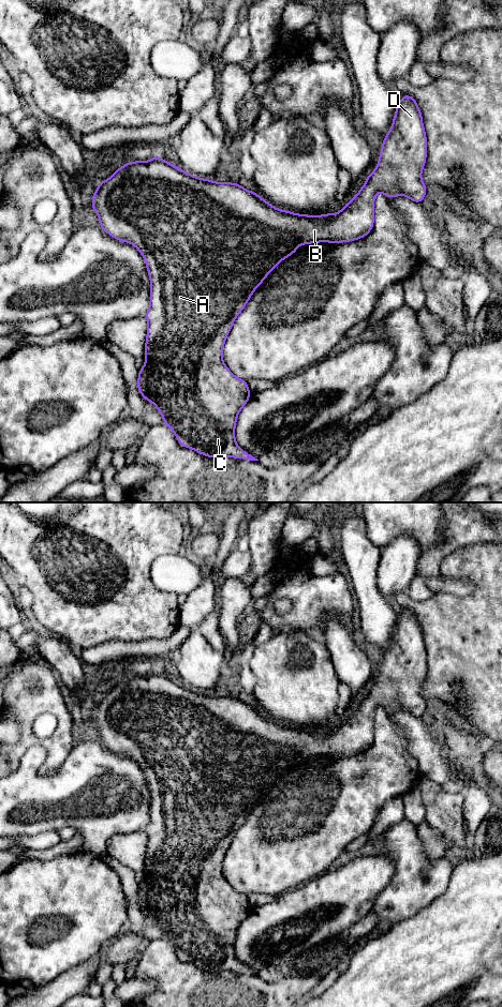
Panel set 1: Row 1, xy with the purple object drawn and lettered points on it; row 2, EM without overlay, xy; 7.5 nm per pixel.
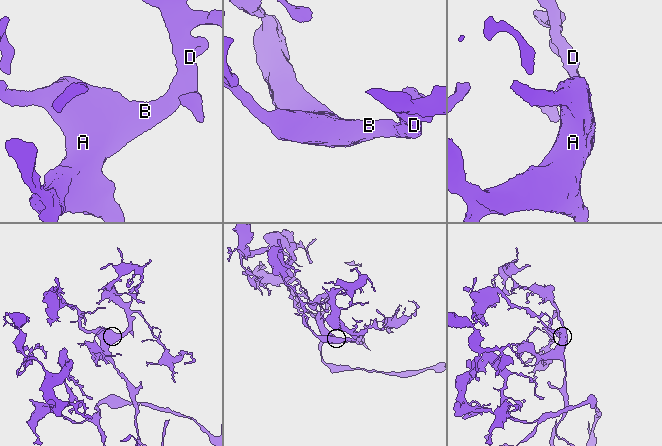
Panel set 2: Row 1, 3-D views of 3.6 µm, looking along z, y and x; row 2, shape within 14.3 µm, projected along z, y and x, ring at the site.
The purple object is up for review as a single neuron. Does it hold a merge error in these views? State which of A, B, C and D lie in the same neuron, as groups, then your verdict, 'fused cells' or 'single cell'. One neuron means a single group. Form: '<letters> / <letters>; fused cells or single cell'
A B C D; single cell

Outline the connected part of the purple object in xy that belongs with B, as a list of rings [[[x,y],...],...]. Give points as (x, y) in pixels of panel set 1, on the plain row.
[[[403,608],[402,613],[397,616],[396,627],[393,633],[392,642],[384,650],[383,660],[378,675],[376,682],[366,690],[366,697],[360,702],[359,706],[352,715],[350,715],[339,726],[331,728],[330,726],[322,730],[297,728],[287,724],[277,723],[268,716],[264,715],[257,707],[248,705],[239,697],[232,696],[213,696],[211,693],[202,693],[181,682],[167,677],[164,673],[156,670],[151,674],[139,676],[124,677],[121,682],[105,695],[98,696],[98,702],[91,711],[92,725],[98,727],[100,734],[100,742],[110,749],[118,755],[133,758],[143,769],[147,780],[147,786],[150,792],[150,816],[149,824],[145,827],[148,835],[147,851],[145,857],[144,870],[145,880],[138,884],[137,904],[142,911],[151,916],[162,929],[163,936],[174,946],[177,956],[184,962],[190,962],[205,971],[217,973],[228,971],[234,973],[242,973],[249,975],[259,975],[251,968],[243,965],[236,958],[235,942],[237,930],[251,912],[247,895],[236,891],[222,873],[223,860],[226,852],[233,841],[236,830],[241,827],[247,816],[250,814],[253,806],[263,797],[266,791],[290,769],[295,768],[300,758],[310,758],[319,756],[341,757],[350,756],[366,751],[373,742],[374,738],[374,711],[378,706],[383,706],[387,713],[395,710],[408,710],[410,715],[420,718],[427,708],[427,700],[422,695],[422,686],[427,673],[427,651],[423,640],[423,629],[419,625],[415,613],[409,608]]]

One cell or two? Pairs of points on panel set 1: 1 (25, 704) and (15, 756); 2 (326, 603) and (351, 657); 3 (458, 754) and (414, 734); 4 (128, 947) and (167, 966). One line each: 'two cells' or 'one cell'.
1: one cell
2: two cells
3: two cells
4: two cells

